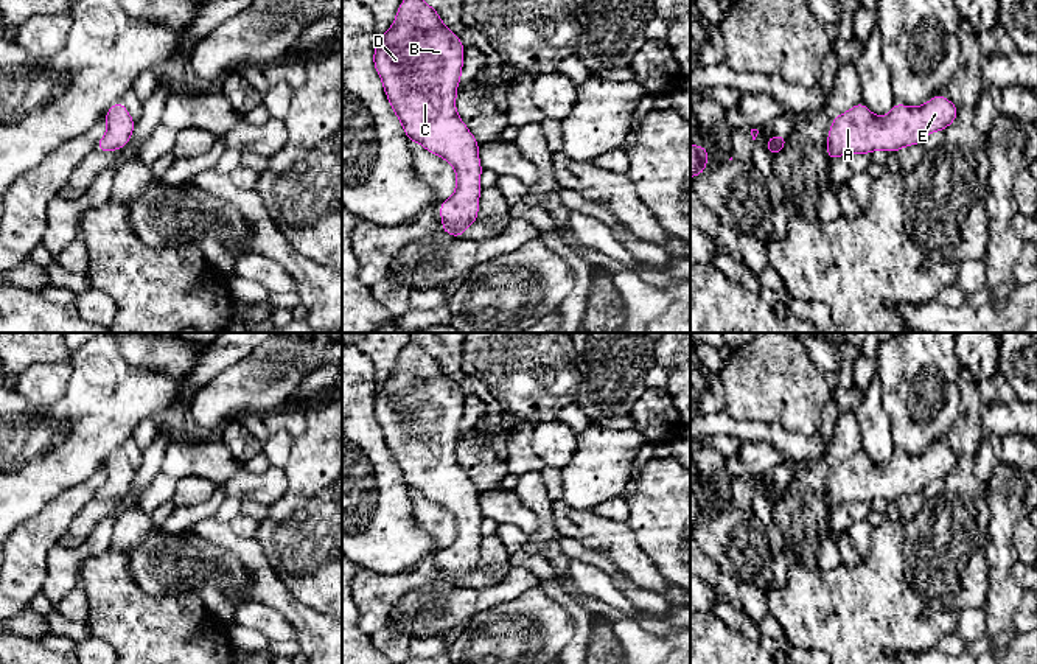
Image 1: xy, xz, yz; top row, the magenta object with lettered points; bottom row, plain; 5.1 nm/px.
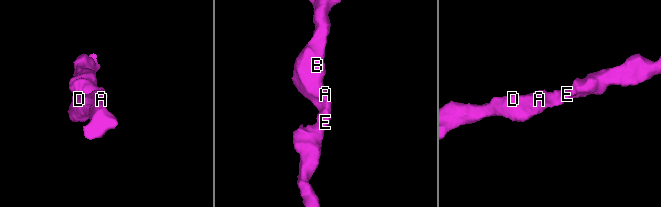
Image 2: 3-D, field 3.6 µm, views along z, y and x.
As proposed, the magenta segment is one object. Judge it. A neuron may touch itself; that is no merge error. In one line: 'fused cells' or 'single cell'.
single cell

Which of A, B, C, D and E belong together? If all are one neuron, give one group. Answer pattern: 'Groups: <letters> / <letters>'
Groups: A B C D E

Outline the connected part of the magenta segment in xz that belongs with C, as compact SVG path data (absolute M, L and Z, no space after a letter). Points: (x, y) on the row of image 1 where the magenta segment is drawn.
M403 0L393 25L379 37L373 51L373 65L382 89L400 118L409 142L420 143L428 152L449 162L456 169L456 193L440 202L440 232L463 238L463 230L477 222L482 193L479 142L462 121L456 109L457 86L462 79L465 45L424 0Z

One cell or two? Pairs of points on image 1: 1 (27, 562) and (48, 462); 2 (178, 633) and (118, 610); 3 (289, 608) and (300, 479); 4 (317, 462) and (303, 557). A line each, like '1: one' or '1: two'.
1: two
2: one
3: two
4: one

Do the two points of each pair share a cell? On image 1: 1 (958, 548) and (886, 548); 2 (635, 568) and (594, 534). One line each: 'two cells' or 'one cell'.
1: two cells
2: one cell

